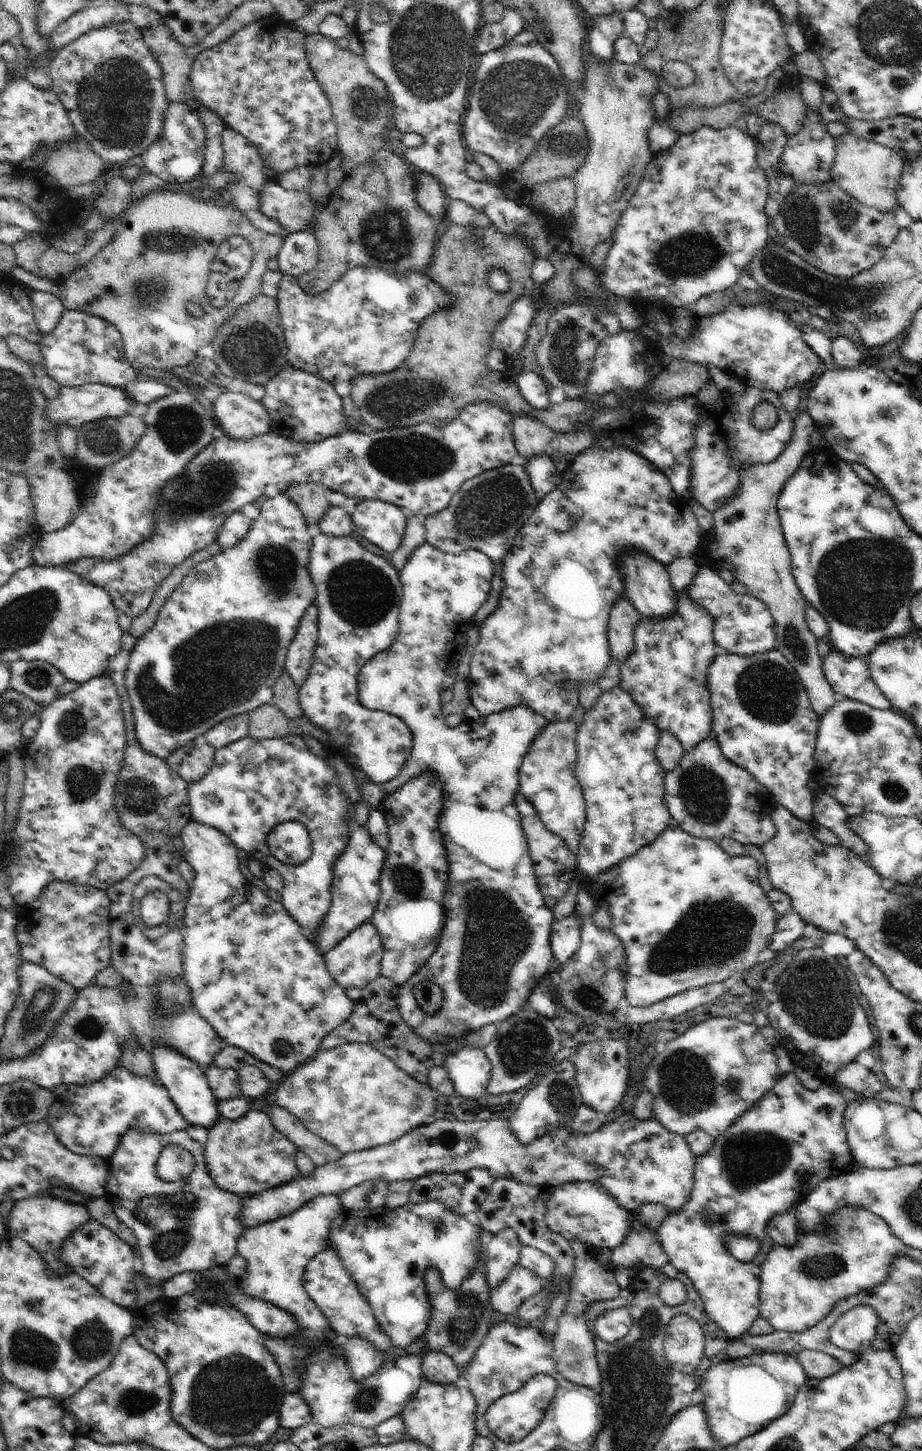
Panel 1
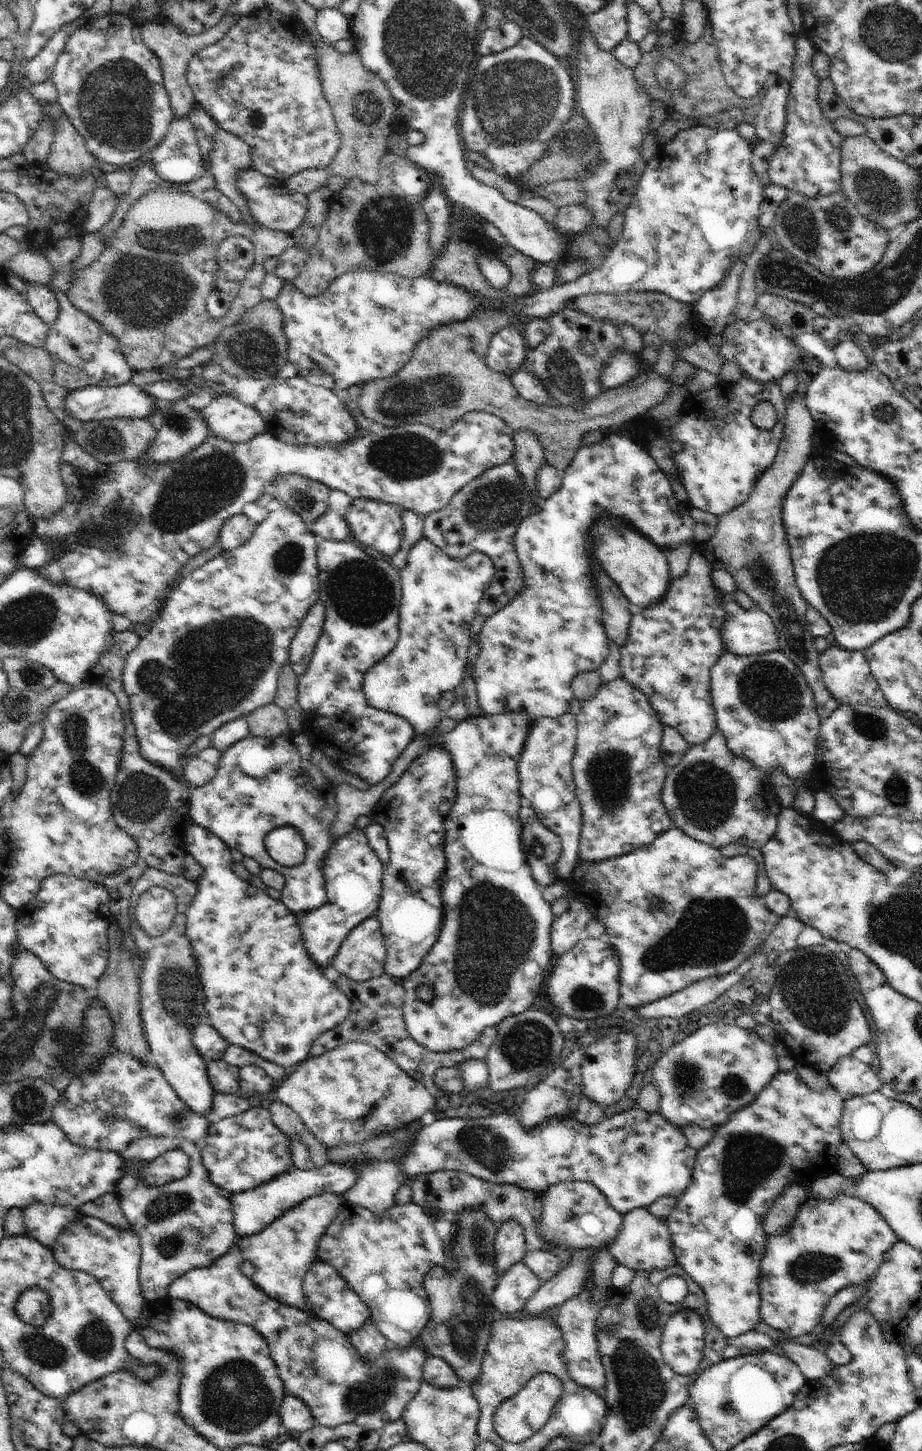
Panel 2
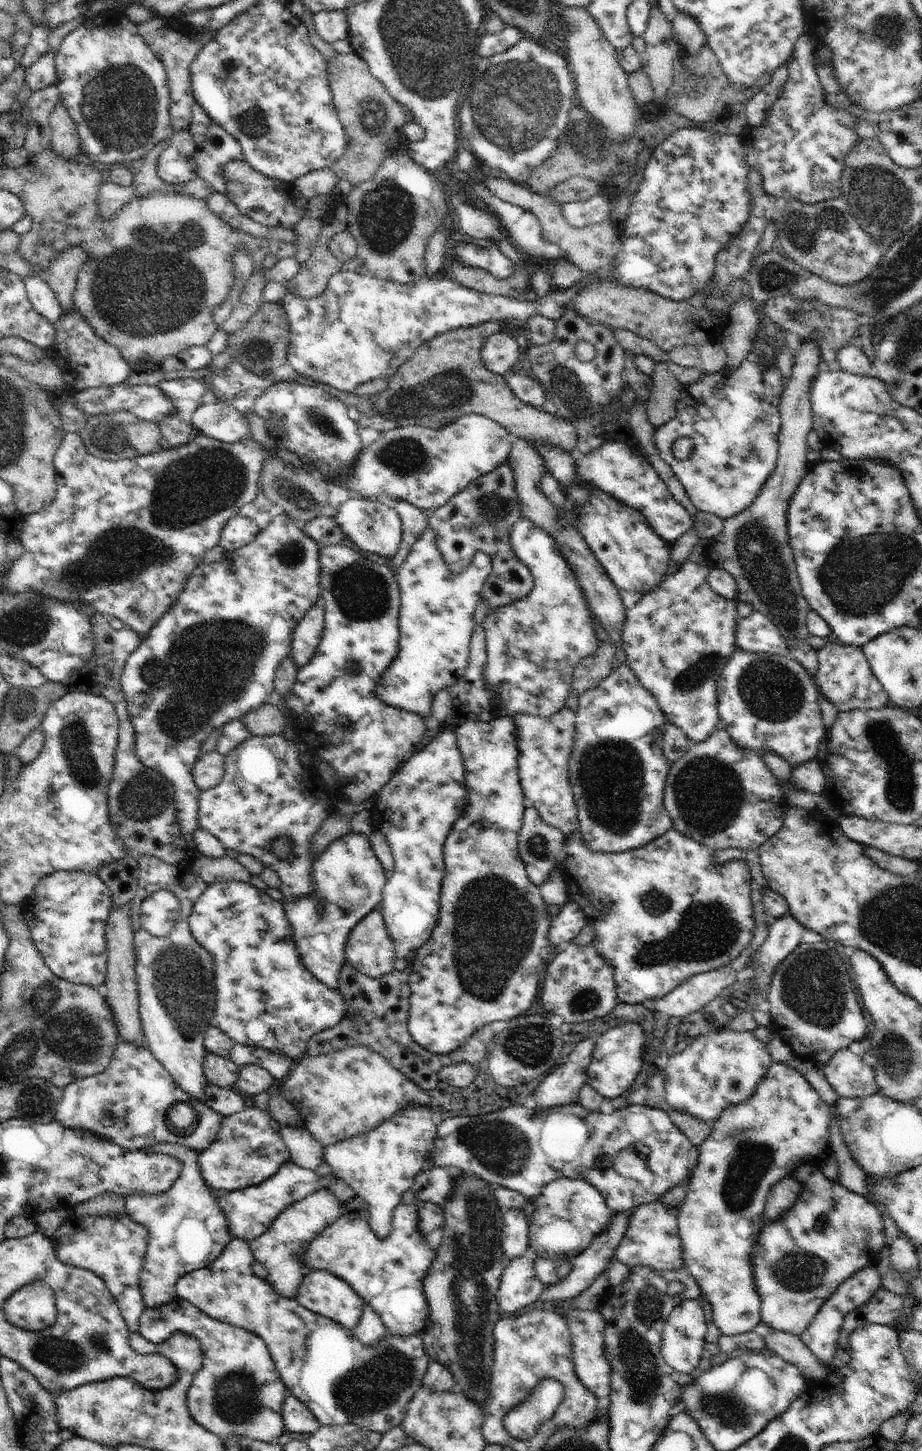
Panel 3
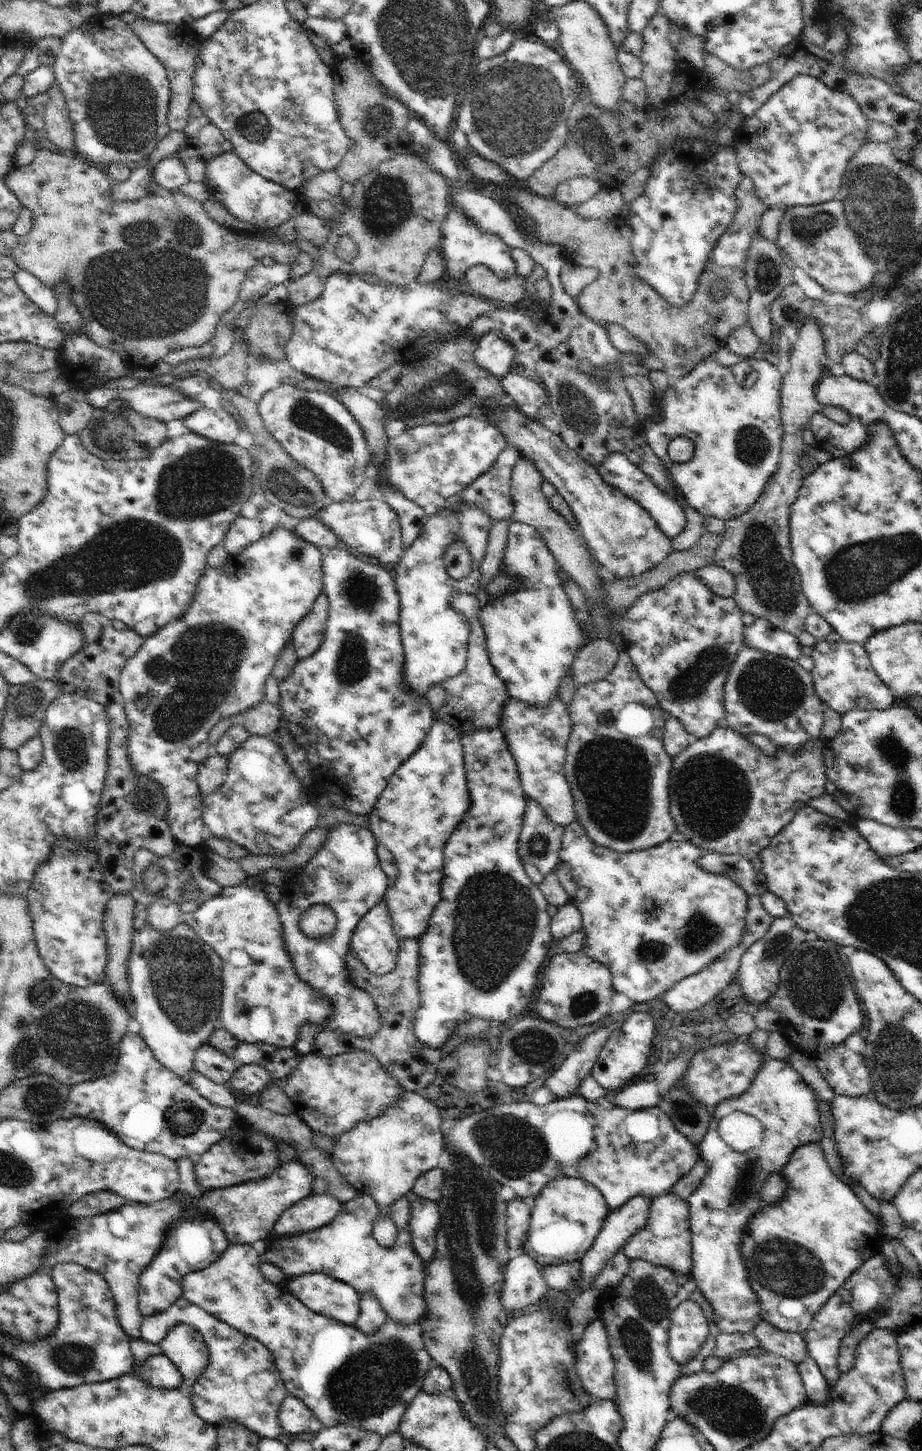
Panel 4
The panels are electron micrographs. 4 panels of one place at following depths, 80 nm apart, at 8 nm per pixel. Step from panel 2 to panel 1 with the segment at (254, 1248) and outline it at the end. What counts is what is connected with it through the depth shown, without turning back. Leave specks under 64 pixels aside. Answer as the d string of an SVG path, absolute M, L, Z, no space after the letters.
M318 1195L316 1198L309 1200L304 1206L296 1209L292 1214L280 1217L253 1229L244 1229L244 1232L242 1232L237 1240L237 1254L244 1257L247 1262L246 1274L238 1280L239 1285L250 1296L260 1297L262 1300L267 1300L270 1304L278 1308L283 1308L291 1312L297 1323L301 1326L301 1333L297 1337L291 1337L288 1340L264 1337L264 1344L275 1356L283 1376L285 1388L290 1393L296 1393L301 1387L301 1374L304 1370L303 1362L305 1358L315 1358L315 1355L311 1352L311 1346L318 1345L320 1348L328 1340L327 1332L332 1331L328 1319L322 1314L322 1311L305 1291L303 1274L310 1260L328 1247L331 1222L342 1210L344 1210L344 1206L341 1203L339 1195Z

